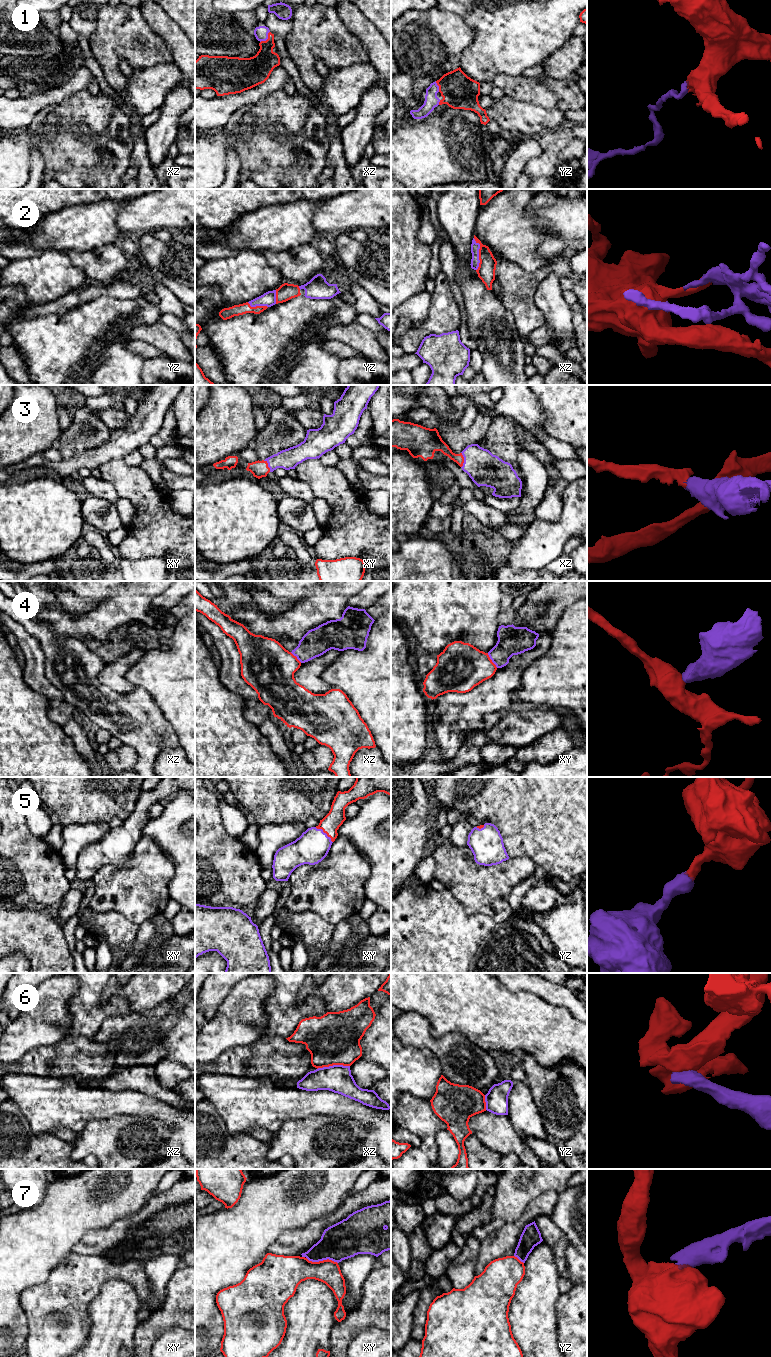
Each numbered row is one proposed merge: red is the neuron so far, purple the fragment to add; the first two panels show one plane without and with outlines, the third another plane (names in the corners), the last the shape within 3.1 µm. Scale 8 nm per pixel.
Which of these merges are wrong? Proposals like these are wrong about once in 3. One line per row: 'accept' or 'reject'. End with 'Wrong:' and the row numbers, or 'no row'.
1: accept
2: accept
3: accept
4: reject
5: accept
6: reject
7: reject
Wrong: 4, 6, 7

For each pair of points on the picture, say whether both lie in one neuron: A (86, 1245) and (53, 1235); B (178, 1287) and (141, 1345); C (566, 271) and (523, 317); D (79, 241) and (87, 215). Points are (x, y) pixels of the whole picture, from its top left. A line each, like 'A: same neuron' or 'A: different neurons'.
A: different neurons
B: same neuron
C: same neuron
D: same neuron

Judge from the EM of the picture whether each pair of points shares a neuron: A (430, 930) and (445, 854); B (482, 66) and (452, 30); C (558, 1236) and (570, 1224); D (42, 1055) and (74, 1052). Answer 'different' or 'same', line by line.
A: different
B: different
C: different
D: same

